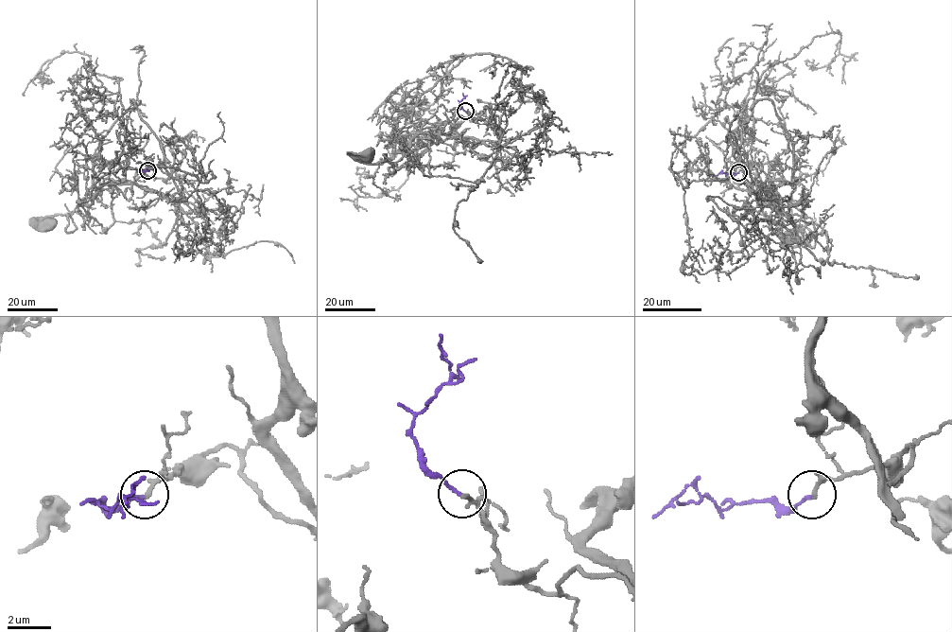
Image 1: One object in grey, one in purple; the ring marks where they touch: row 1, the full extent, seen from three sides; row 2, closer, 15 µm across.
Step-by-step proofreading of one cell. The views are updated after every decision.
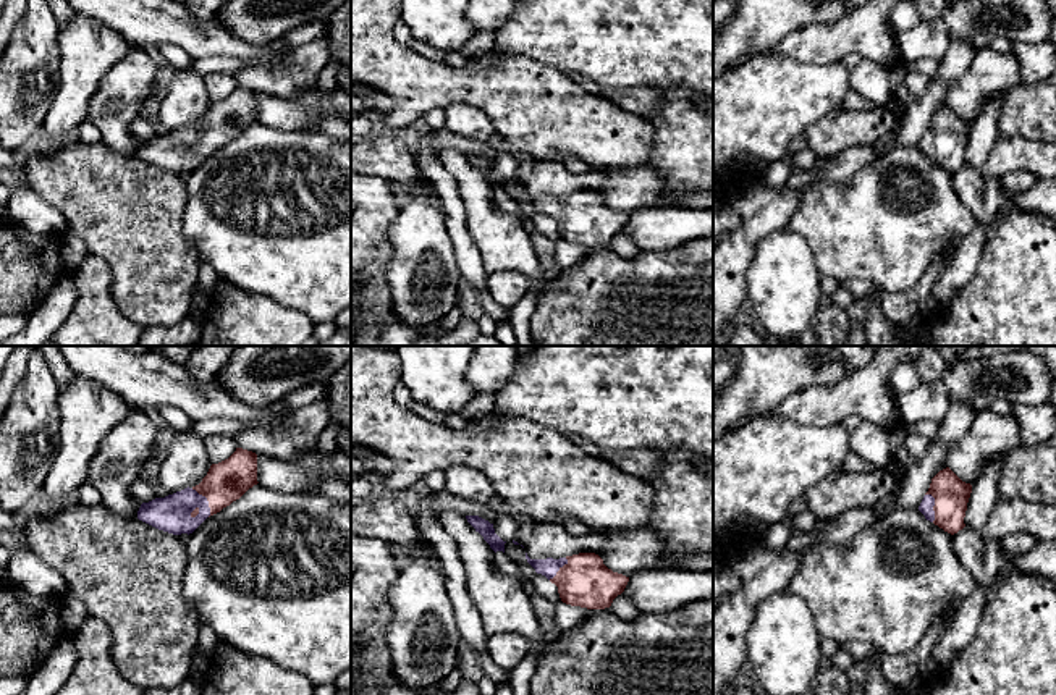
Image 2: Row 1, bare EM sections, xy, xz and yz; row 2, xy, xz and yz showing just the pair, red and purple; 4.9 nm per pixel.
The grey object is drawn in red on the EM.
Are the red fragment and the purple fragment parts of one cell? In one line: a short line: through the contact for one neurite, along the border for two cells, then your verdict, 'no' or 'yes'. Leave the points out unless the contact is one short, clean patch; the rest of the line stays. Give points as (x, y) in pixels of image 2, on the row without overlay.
line xy (225, 120), (207, 138), (172, 152); yes

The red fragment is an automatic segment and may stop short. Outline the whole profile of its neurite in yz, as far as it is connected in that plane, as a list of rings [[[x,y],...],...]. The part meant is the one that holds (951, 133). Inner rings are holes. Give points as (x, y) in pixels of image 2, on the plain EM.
[[[946,105],[931,116],[919,149],[927,158],[954,173],[965,165],[964,155],[970,131],[972,123]]]

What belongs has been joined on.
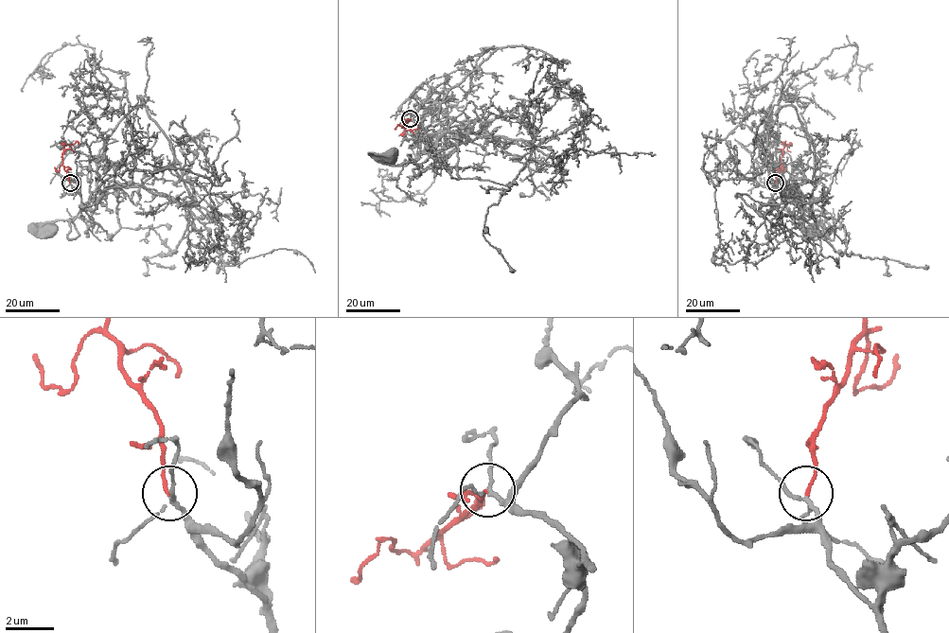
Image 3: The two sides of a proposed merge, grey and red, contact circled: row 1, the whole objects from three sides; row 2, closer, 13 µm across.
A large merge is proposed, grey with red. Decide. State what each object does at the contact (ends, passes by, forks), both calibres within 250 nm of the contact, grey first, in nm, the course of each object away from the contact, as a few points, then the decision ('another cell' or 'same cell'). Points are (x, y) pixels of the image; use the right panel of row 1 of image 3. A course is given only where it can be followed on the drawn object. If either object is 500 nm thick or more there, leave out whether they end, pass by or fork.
grey forks | red ends | 120/120 nm | grey via (775, 184), (783, 203), (780, 191), (788, 190), (831, 229), (813, 238), (820, 219), (810, 227) | red via (775, 183), (785, 145), (785, 142), (781, 144) | same cell

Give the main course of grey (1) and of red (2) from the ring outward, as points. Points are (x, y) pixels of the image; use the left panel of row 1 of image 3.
1: (70, 184), (84, 203), (104, 190), (93, 210), (78, 215), (78, 237), (68, 237), (68, 220), (49, 227)
2: (70, 183), (62, 165), (63, 149), (65, 145), (78, 144)

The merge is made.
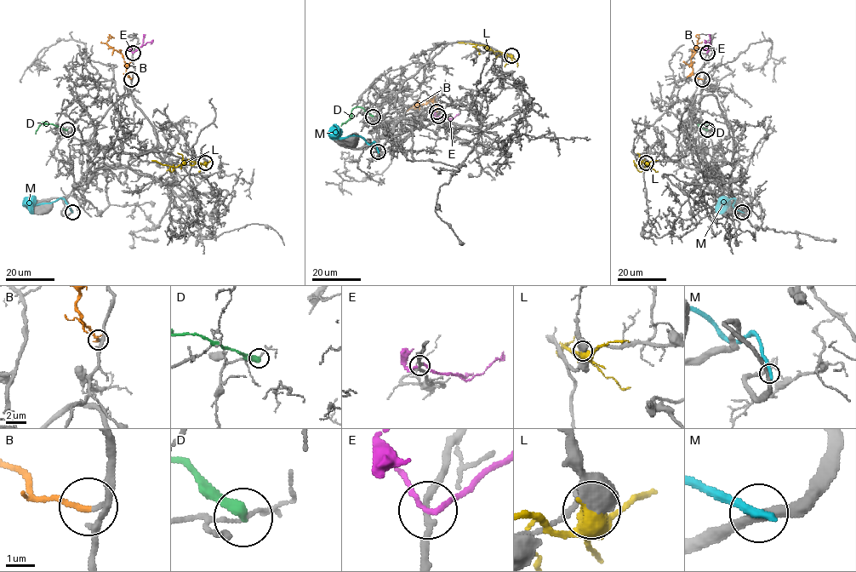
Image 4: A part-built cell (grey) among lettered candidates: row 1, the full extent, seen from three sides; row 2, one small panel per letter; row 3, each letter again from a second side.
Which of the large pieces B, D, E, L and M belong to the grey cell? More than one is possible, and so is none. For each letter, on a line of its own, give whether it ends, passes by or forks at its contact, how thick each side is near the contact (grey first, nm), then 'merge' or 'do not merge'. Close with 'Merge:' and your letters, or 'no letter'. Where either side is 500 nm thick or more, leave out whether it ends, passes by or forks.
B: it ends | 200/190 nm | merge
D: it ends | 100/440 nm | do not merge
E: it passes by | 200/160 nm | do not merge
L: 480/500 nm | do not merge
M: it ends | 280/360 nm | do not merge
Merge: B

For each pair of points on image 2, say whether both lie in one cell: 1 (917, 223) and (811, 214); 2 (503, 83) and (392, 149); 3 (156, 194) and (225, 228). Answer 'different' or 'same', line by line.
1: same
2: different
3: different

